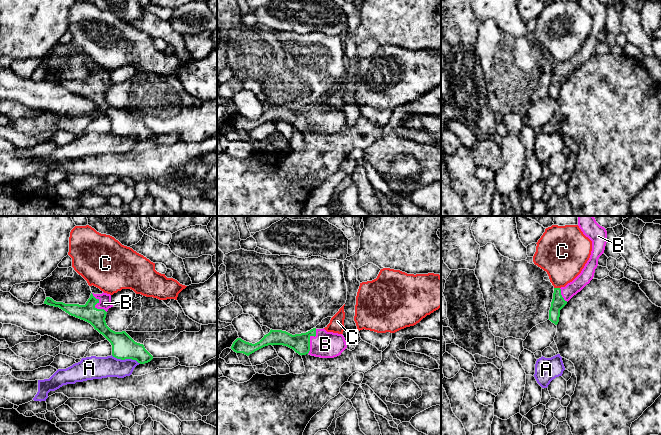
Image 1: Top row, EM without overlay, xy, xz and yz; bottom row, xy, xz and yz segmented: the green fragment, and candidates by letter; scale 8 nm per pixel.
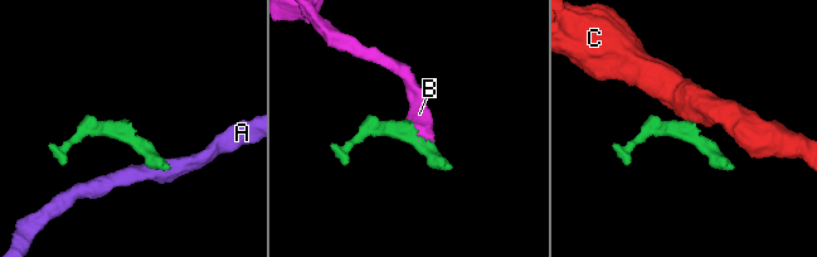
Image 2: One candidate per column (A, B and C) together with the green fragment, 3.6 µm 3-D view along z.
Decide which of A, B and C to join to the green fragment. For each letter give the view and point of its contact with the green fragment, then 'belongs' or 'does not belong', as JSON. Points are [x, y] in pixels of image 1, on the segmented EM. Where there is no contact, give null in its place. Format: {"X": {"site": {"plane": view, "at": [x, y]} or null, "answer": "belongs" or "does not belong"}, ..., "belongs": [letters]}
{"A": {"site": {"plane": "xy", "at": [126, 358]}, "answer": "does not belong"}, "B": {"site": {"plane": "xz", "at": [309, 340]}, "answer": "belongs"}, "C": {"site": {"plane": "yz", "at": [557, 288]}, "answer": "does not belong"}, "belongs": ["B"]}

